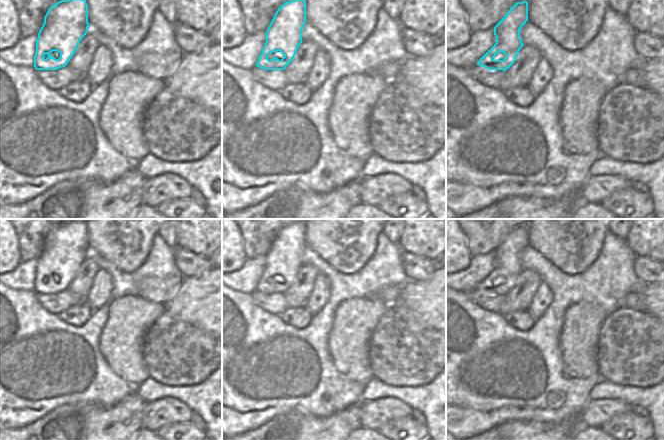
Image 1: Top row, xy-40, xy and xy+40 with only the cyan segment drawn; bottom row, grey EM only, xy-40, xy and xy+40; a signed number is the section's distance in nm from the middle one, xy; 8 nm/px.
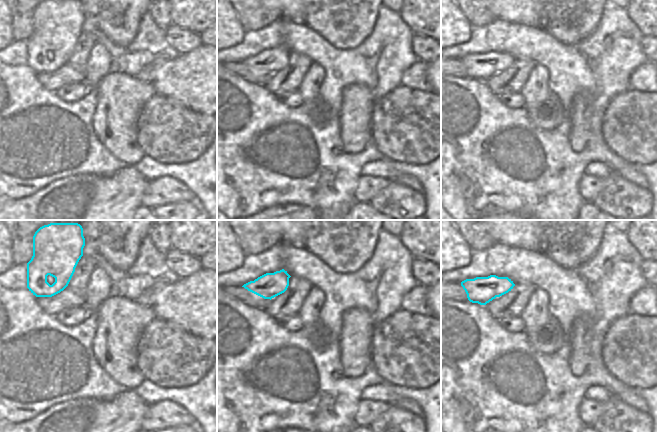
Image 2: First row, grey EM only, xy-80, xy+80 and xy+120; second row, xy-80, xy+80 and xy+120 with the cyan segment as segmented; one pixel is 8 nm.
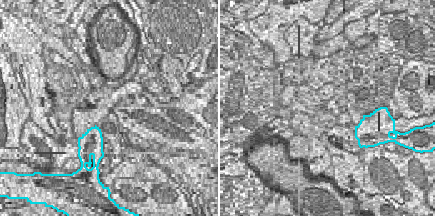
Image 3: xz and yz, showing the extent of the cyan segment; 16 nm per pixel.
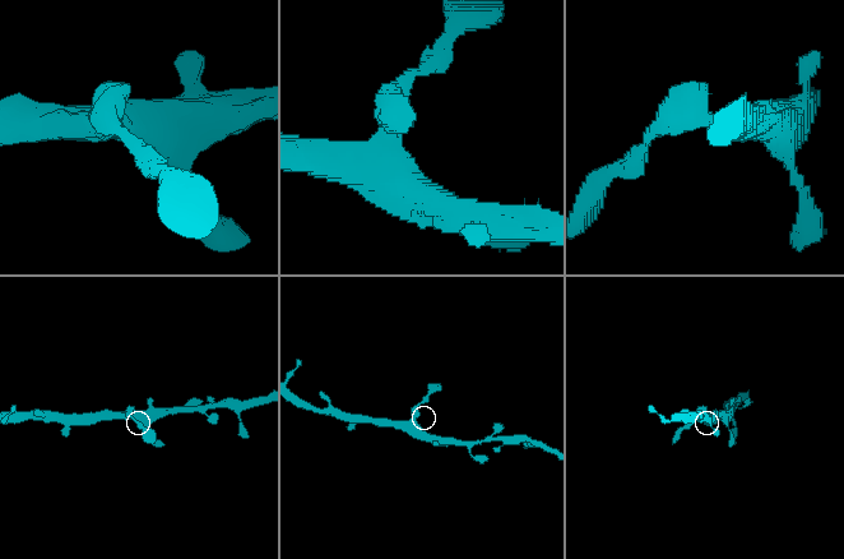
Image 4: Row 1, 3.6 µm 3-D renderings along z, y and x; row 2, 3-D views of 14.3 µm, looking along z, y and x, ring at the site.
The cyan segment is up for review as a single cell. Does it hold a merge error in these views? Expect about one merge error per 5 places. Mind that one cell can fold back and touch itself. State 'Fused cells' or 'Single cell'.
Single cell.

